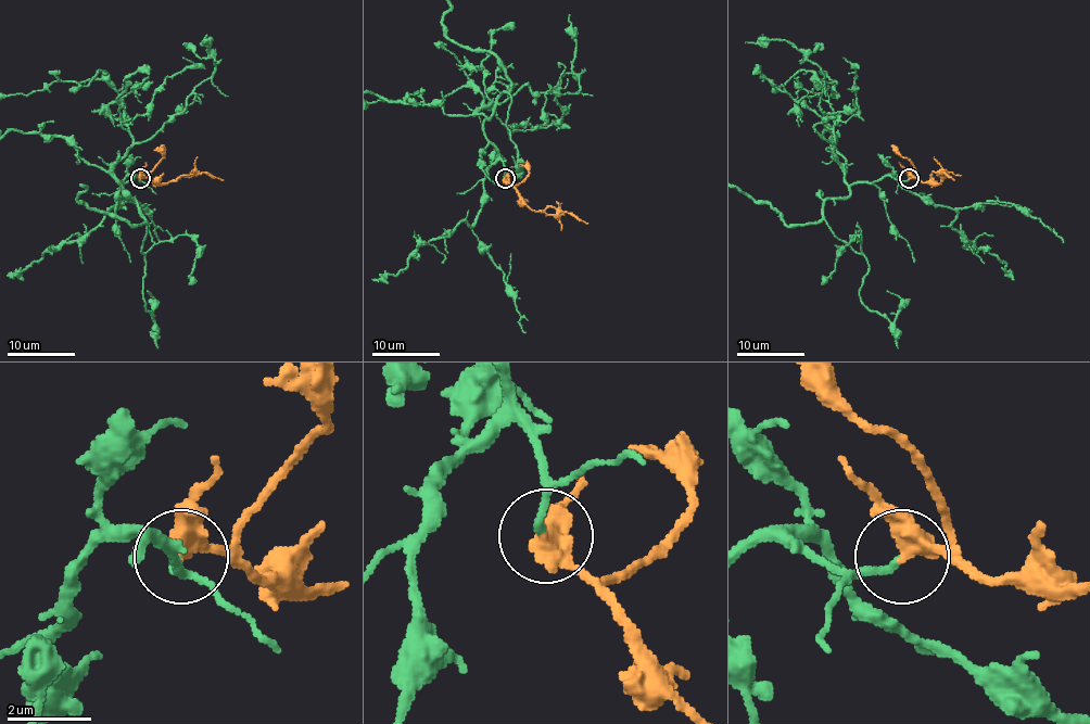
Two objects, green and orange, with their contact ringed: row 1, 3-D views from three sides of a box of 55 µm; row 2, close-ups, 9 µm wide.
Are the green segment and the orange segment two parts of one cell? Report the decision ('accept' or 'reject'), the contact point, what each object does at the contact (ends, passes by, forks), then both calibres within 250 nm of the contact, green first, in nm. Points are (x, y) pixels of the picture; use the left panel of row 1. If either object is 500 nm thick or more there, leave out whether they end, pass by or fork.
accept; at (140, 178); green ends there; orange passes by; 180 nm thick on the green side, 400 nm on the other

